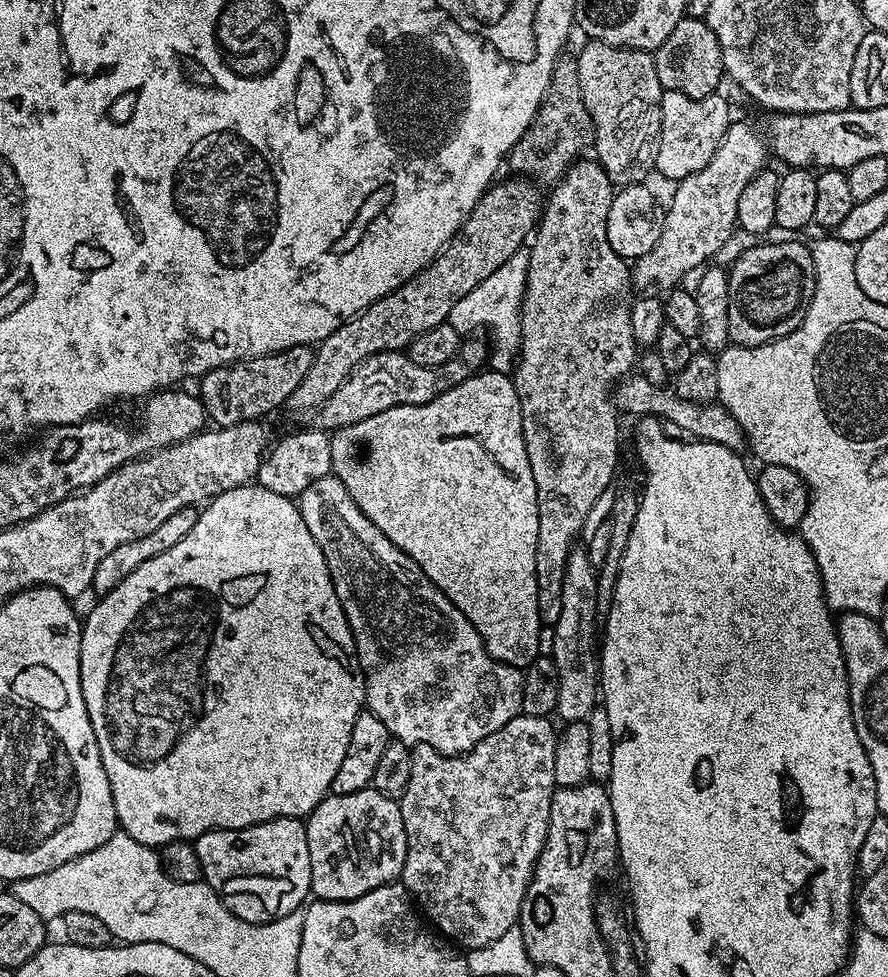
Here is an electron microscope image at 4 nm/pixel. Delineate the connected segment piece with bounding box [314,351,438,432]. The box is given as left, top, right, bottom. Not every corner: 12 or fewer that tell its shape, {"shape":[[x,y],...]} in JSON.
{"shape":[[407,353],[364,360],[315,415],[333,432],[425,404],[434,374]]}

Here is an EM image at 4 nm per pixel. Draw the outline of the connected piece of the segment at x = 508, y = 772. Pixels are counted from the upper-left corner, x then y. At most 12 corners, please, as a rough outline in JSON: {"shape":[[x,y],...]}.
{"shape":[[558,732],[412,748],[402,883],[461,949],[517,927]]}

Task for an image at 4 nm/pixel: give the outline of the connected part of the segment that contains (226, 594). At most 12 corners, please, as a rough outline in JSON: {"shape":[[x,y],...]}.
{"shape":[[249,482],[95,601],[82,698],[138,842],[307,818],[364,674]]}

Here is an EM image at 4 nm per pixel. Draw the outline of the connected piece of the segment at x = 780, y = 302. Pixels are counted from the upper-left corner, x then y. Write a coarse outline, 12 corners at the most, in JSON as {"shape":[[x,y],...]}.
{"shape":[[805,244],[748,248],[728,274],[728,338],[792,332],[814,294]]}

